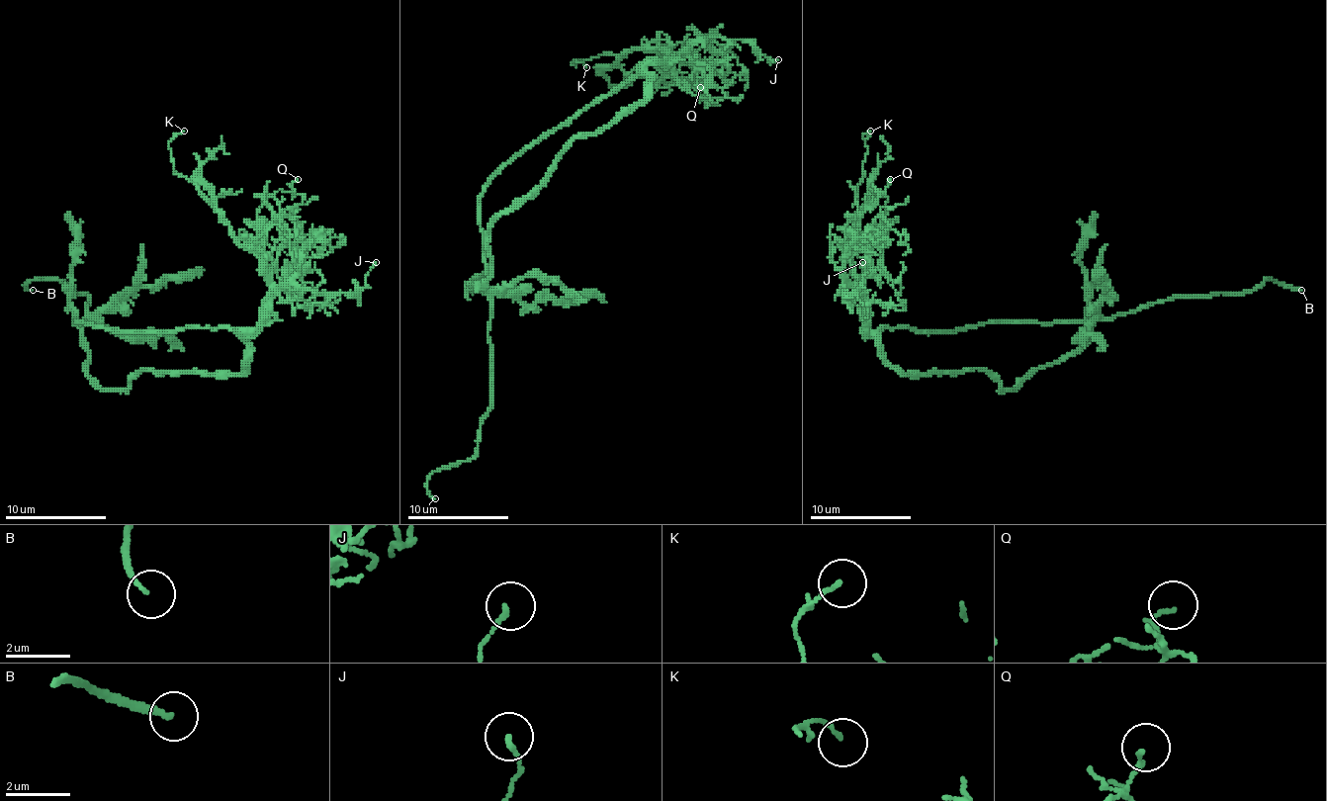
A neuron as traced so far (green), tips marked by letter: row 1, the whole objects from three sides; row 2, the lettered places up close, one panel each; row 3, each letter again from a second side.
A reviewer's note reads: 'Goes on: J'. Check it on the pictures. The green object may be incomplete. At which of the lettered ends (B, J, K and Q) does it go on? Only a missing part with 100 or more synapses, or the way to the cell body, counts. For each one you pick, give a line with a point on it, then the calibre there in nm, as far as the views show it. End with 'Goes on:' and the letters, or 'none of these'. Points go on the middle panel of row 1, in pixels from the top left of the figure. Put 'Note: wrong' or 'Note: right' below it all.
B: Place: (435, 498). Thickness 160 nm
Goes on: B
Note: wrong

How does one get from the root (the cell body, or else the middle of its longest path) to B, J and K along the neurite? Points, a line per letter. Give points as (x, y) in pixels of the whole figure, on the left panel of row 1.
B: (123, 330), (78, 322), (88, 317), (88, 295), (62, 280), (30, 280), (25, 285), (33, 290)
J: (123, 330), (252, 330), (262, 317), (262, 308), (282, 288), (355, 293), (365, 285), (365, 275), (376, 262)
K: (123, 330), (252, 330), (262, 317), (269, 290), (262, 260), (173, 169), (168, 143), (184, 131)

